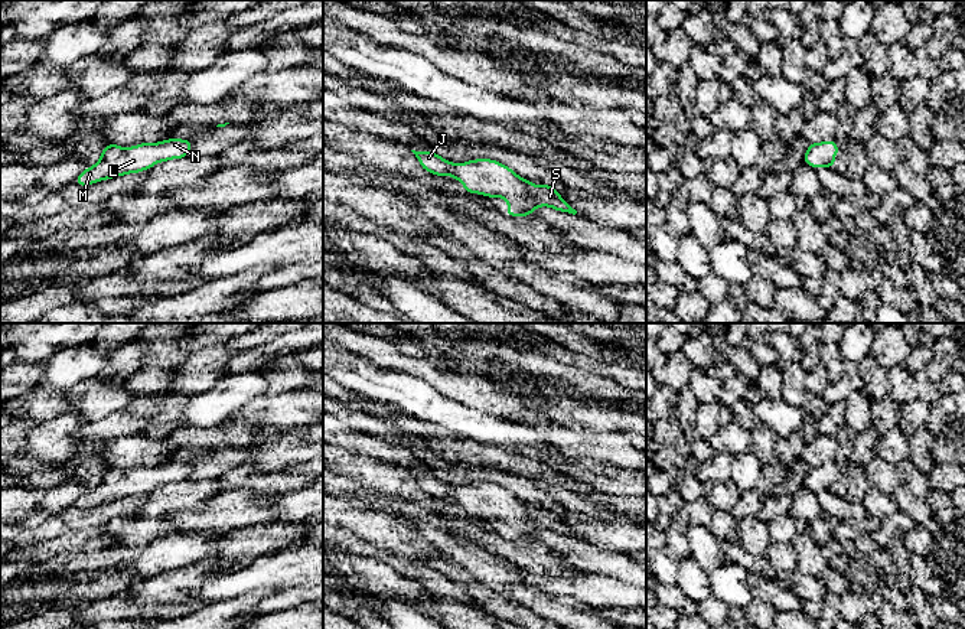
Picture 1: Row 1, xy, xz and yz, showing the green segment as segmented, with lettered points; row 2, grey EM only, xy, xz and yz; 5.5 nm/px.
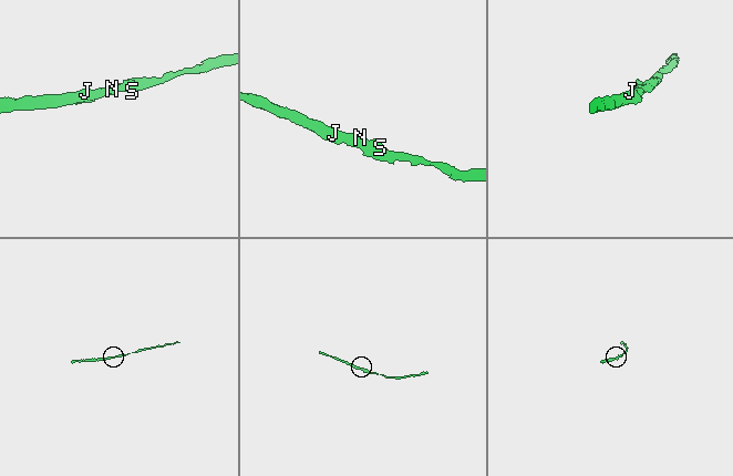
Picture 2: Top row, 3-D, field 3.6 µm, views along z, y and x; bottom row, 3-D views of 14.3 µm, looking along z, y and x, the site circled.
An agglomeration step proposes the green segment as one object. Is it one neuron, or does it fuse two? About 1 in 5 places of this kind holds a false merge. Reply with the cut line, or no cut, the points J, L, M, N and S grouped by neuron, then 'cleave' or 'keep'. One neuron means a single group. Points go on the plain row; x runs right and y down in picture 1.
cut none; groups J L M N S; keep

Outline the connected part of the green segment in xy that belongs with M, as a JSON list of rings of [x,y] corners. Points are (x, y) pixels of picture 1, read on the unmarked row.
[[[169,462],[160,466],[141,466],[127,472],[111,466],[102,472],[101,482],[92,491],[85,492],[76,501],[75,506],[87,509],[127,496],[138,496],[153,491],[159,485],[183,482],[190,475],[190,470],[190,462]]]

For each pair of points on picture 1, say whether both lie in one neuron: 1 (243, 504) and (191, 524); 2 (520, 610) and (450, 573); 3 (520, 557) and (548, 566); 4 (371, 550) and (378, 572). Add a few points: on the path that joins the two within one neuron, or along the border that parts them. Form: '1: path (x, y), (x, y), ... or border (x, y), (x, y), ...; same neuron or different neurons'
1: path (230, 509), (204, 518); same neuron
2: path (502, 608), (468, 583); same neuron
3: path (527, 557), (541, 560); same neuron
4: border (342, 548), (380, 560), (404, 574); different neurons

